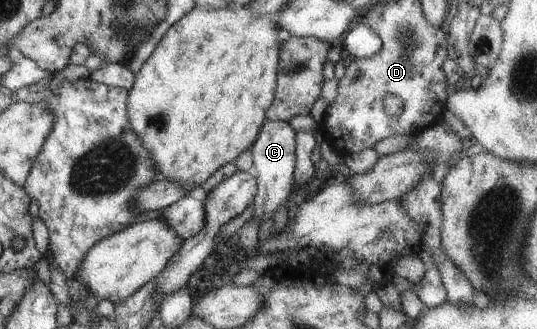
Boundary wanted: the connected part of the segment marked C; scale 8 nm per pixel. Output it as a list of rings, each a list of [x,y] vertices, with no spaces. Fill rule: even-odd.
[[[265,119],[250,148],[253,154],[254,174],[257,178],[253,217],[258,217],[261,221],[268,216],[274,218],[274,213],[284,204],[286,198],[288,199],[290,195],[294,194],[296,133],[289,122]]]

